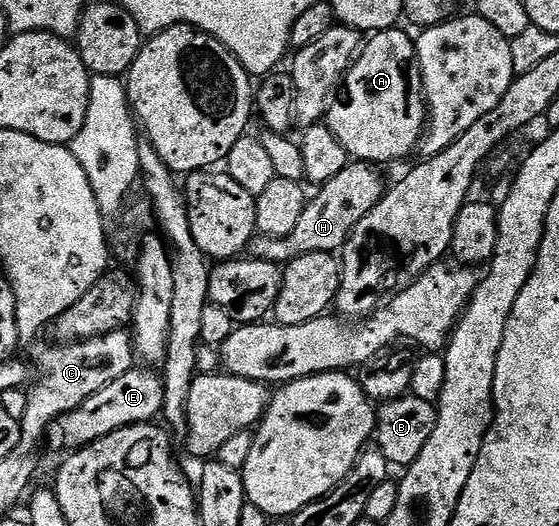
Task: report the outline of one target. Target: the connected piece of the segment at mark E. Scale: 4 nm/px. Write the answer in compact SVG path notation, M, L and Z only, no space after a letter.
M134 366L127 374L119 374L115 382L107 382L103 390L95 390L87 402L75 406L67 414L55 418L49 424L47 448L60 454L72 454L80 448L86 448L99 438L107 438L107 434L115 434L115 430L123 430L132 424L147 424L161 416L165 382L156 371L145 366Z

